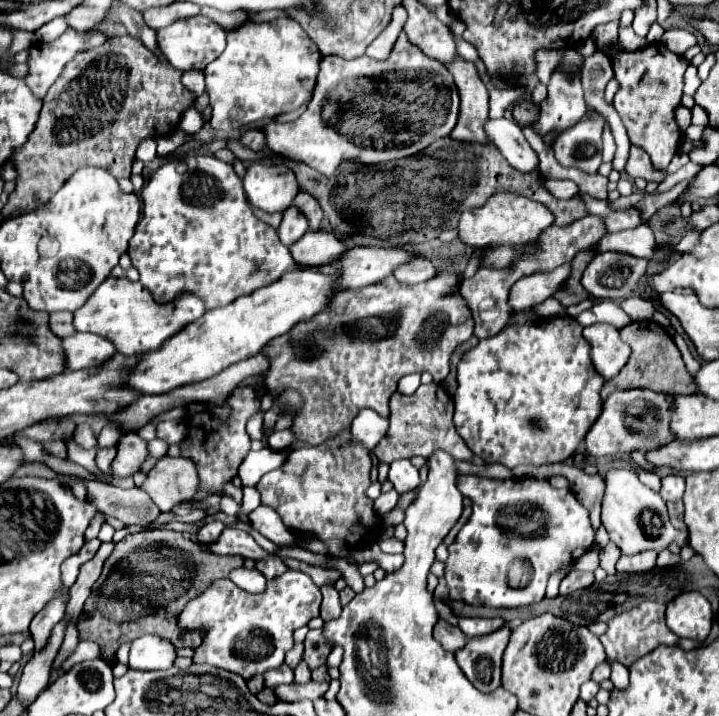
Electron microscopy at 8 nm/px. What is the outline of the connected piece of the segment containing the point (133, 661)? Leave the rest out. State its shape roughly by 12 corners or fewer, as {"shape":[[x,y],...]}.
{"shape":[[147,634],[131,644],[129,668],[167,670],[173,644]]}

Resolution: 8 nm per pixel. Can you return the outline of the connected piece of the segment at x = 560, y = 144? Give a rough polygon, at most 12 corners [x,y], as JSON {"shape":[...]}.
{"shape":[[595,112],[553,142],[557,162],[595,174],[605,118]]}

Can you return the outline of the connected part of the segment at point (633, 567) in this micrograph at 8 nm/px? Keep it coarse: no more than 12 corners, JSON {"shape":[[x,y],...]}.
{"shape":[[655,550],[621,556],[617,572],[647,572],[655,566]]}

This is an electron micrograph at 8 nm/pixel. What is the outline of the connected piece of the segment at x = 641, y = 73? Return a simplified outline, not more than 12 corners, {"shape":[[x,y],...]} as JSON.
{"shape":[[661,44],[613,52],[613,106],[665,170],[687,60]]}

